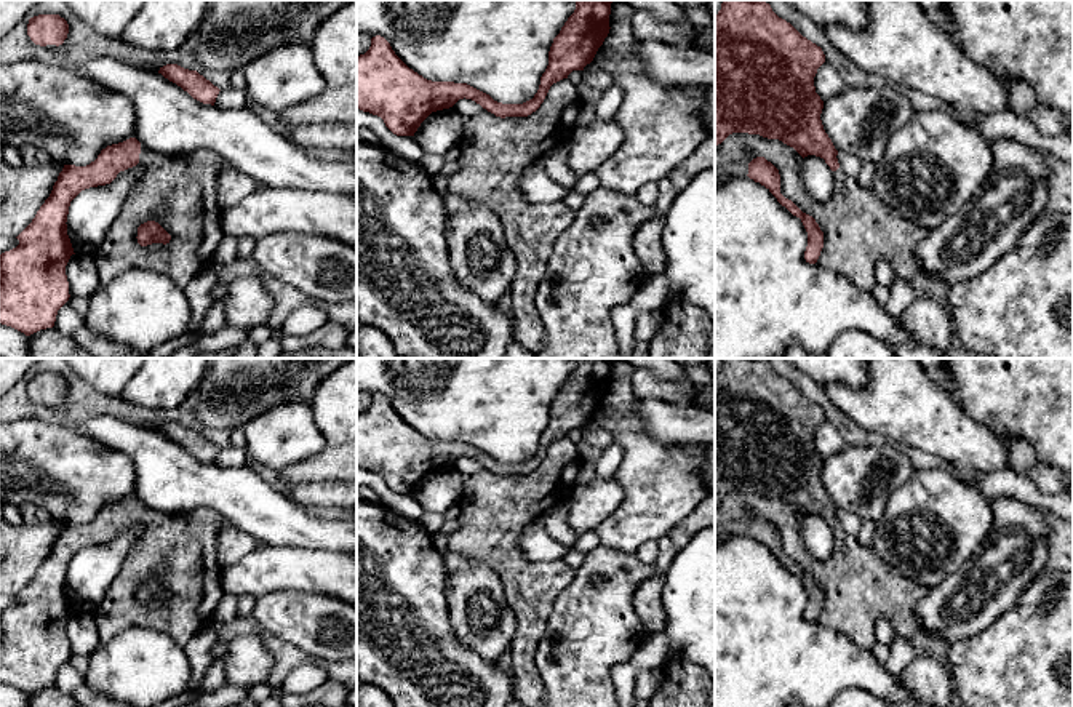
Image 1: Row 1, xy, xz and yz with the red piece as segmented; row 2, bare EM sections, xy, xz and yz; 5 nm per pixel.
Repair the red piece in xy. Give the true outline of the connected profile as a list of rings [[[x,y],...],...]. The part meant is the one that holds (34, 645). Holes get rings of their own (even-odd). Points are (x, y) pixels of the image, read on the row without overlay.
[[[136,496],[107,504],[86,525],[64,523],[50,555],[32,581],[16,595],[19,603],[0,613],[0,681],[26,694],[53,686],[58,669],[69,659],[66,624],[74,611],[67,593],[70,560],[85,547],[110,542],[120,529],[139,523],[142,534],[125,555],[125,565],[94,611],[101,643],[131,627],[160,630],[185,646],[211,619],[224,595],[217,561],[224,517],[213,509],[163,513]]]

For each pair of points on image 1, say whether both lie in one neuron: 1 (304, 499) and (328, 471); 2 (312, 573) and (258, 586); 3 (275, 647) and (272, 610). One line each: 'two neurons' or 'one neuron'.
1: two neurons
2: one neuron
3: two neurons

